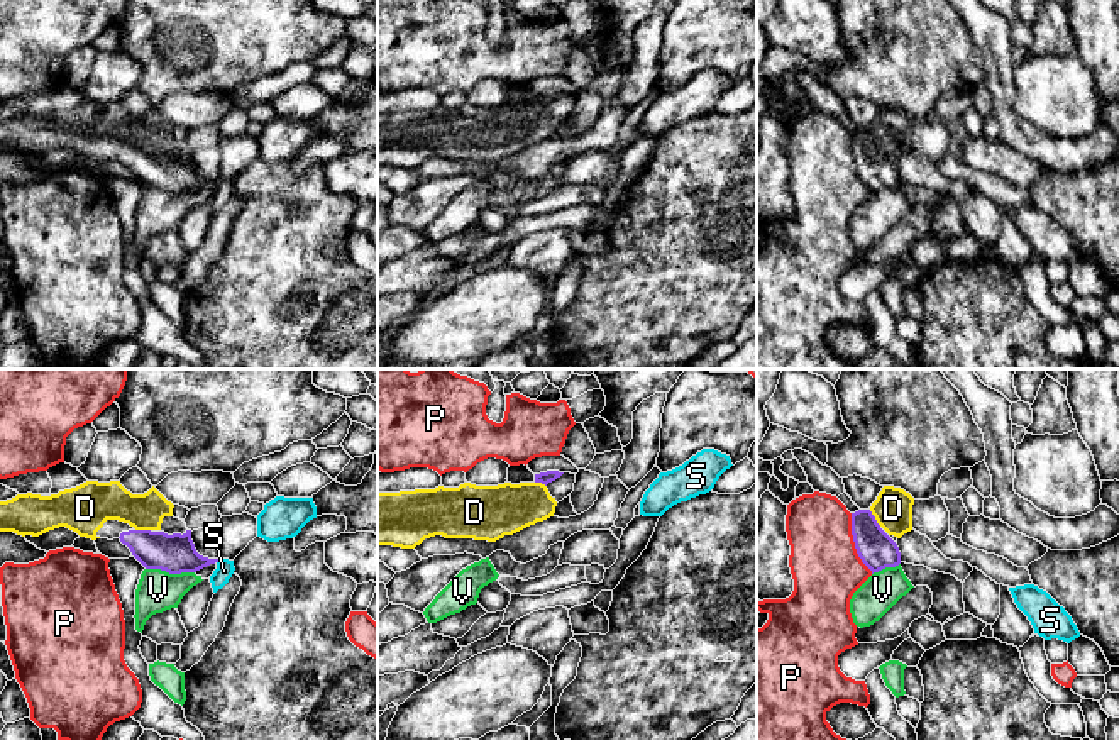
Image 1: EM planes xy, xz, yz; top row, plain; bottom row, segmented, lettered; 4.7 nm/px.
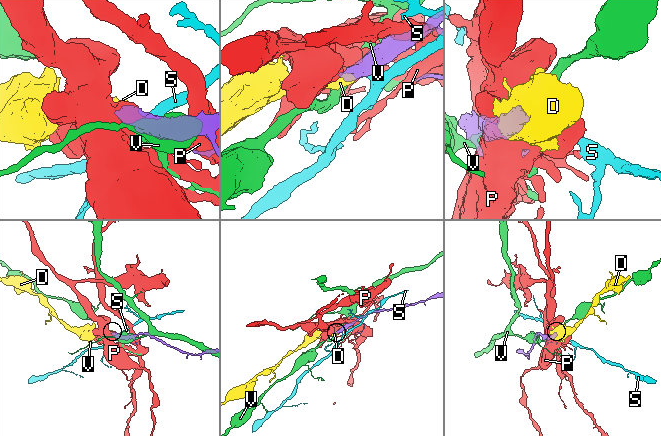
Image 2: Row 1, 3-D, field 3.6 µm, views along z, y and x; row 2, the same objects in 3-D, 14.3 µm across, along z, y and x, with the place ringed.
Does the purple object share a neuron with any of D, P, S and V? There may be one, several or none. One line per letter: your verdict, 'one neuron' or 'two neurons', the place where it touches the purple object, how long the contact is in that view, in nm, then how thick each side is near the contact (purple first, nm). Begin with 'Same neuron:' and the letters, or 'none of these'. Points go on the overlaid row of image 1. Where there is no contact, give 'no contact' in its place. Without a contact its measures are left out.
Same neuron: D
D: one neuron; contact yz (874, 519); length 100 nm; calibres 180 and 190 nm
P: two neurons; contact yz (855, 544); length 300 nm; calibres 180 and 320 nm
S: two neurons; no contact
V: two neurons; contact xy (170, 573); length 240 nm; calibres 190 and 190 nm

